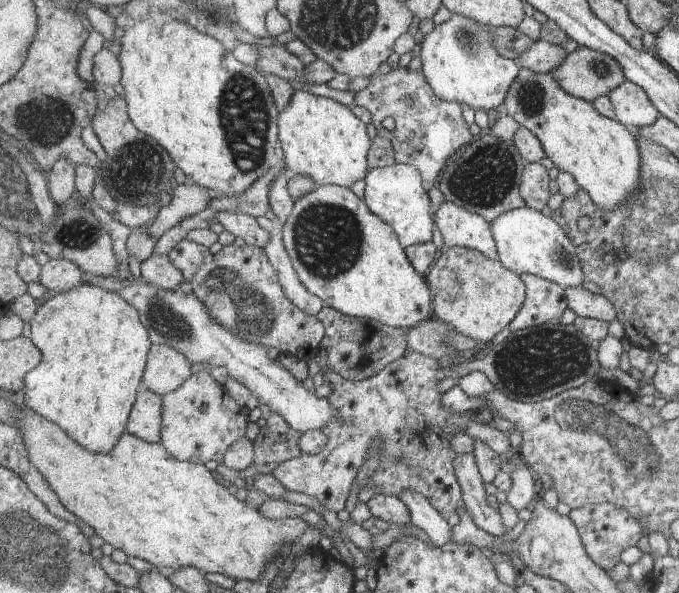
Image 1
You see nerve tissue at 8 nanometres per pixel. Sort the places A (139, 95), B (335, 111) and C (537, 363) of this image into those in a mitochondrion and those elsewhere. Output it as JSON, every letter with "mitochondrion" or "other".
{"A":"other","B":"other","C":"mitochondrion"}

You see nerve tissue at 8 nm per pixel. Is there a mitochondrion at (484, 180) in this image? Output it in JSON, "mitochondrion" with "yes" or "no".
{"mitochondrion":"yes"}

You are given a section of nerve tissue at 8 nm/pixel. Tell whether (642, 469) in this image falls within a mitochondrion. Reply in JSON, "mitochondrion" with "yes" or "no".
{"mitochondrion":"yes"}

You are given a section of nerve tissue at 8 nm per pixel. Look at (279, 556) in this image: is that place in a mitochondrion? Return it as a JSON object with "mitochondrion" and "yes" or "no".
{"mitochondrion":"no"}

